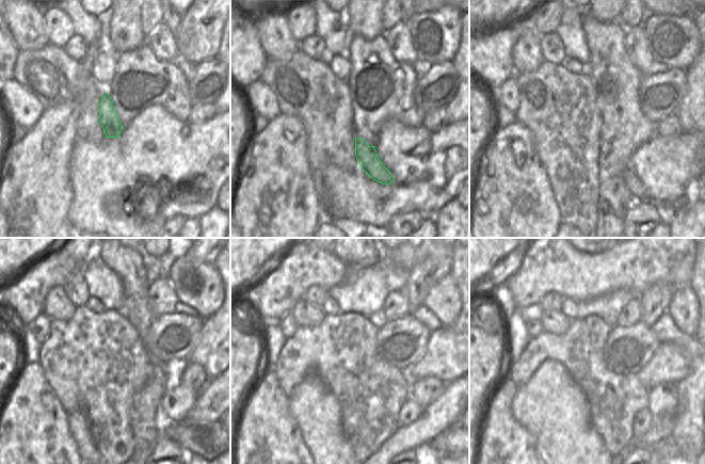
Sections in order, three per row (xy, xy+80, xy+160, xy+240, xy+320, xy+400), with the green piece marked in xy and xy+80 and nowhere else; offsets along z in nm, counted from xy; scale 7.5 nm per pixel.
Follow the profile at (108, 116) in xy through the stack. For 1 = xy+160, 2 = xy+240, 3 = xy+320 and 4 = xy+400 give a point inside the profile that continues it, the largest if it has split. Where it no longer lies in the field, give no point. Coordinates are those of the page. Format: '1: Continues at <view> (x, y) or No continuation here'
1: Continues at xy+160 (635, 186)
2: Continues at xy+240 (208, 441)
3: Continues at xy+320 (447, 442)
4: No continuation here.

